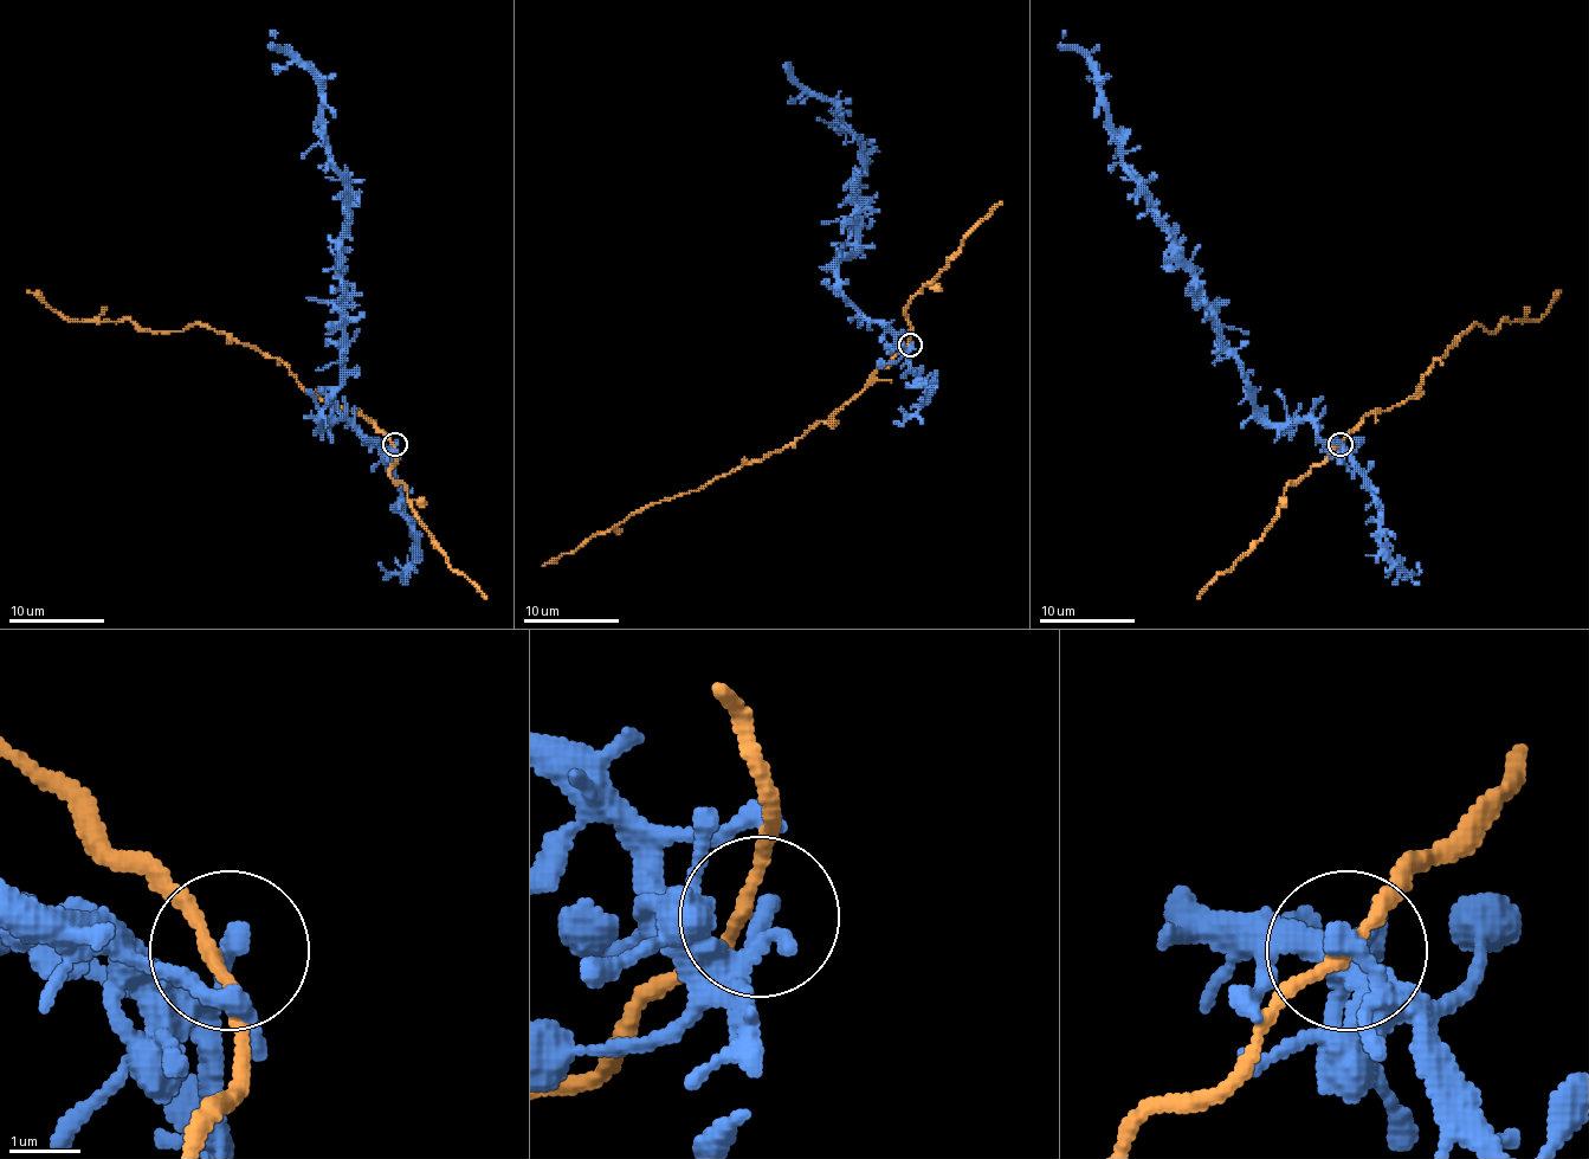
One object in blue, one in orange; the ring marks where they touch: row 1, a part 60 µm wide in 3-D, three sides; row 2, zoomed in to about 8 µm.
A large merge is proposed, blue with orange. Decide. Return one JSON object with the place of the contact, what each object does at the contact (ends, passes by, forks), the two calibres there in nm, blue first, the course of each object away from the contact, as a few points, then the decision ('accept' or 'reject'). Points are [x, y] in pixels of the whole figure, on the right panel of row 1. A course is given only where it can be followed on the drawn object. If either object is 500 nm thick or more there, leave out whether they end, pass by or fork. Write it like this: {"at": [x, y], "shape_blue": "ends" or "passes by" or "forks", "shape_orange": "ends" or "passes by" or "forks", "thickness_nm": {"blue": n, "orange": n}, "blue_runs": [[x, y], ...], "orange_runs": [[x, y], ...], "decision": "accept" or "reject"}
{"at": [1339, 444], "shape_blue": "passes by", "shape_orange": "passes by", "thickness_nm": {"blue": 220, "orange": 180}, "blue_runs": [[1339, 444], [1307, 420], [1263, 411], [1202, 283], [1123, 162], [1102, 81], [1060, 43], [1063, 31]], "orange_runs": [[1339, 444], [1365, 416], [1412, 399], [1438, 358], [1474, 324], [1493, 332], [1505, 320], [1537, 322], [1561, 290]], "decision": "accept"}

